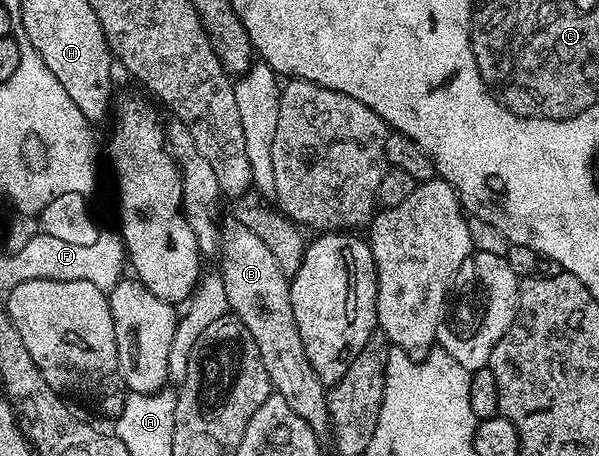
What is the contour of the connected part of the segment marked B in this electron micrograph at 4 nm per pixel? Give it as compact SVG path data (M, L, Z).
M234 219L224 220L221 225L221 258L225 295L228 297L230 312L249 327L249 335L257 339L257 351L261 351L261 363L269 371L271 388L280 393L305 423L323 439L328 436L331 420L327 410L327 389L323 380L309 364L305 355L305 343L301 343L301 331L297 331L297 319L293 319L291 283L277 267L277 259L249 227Z

